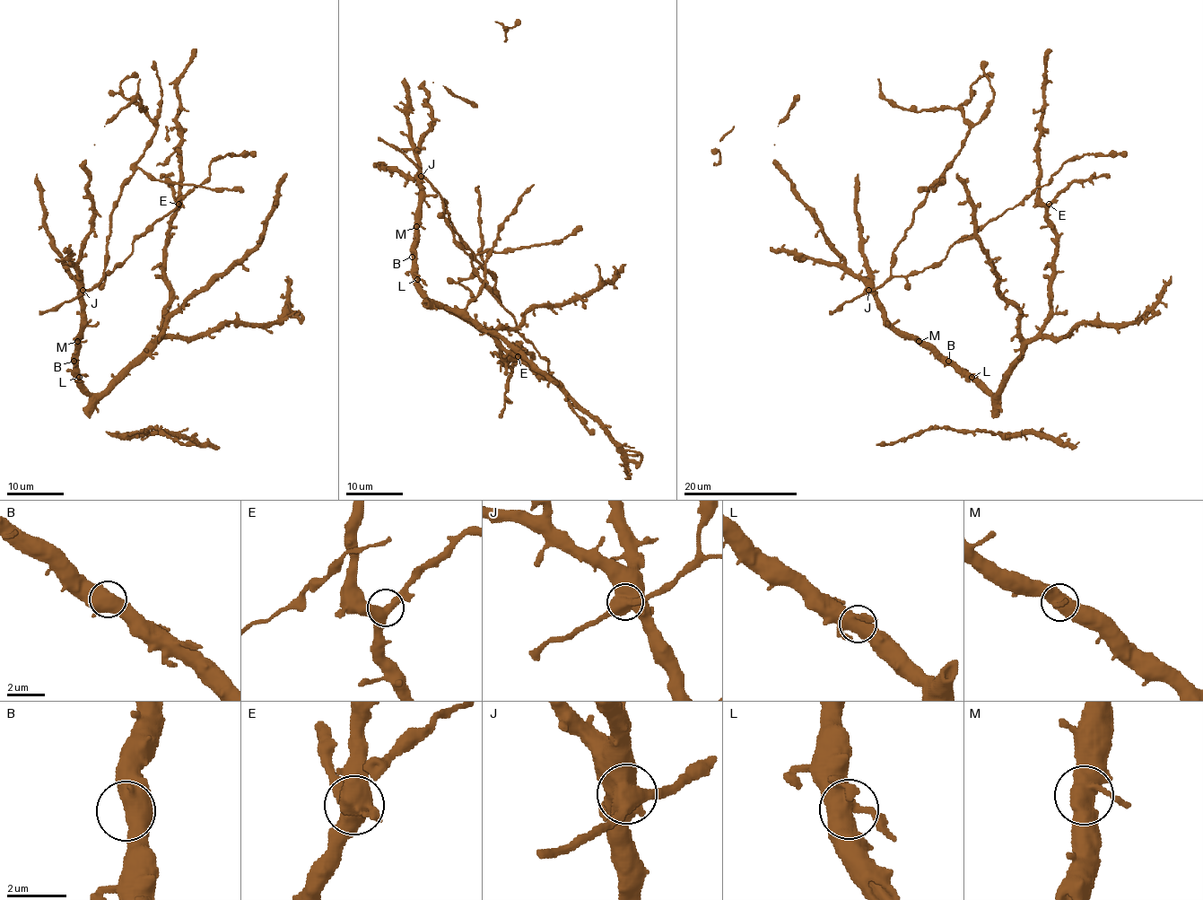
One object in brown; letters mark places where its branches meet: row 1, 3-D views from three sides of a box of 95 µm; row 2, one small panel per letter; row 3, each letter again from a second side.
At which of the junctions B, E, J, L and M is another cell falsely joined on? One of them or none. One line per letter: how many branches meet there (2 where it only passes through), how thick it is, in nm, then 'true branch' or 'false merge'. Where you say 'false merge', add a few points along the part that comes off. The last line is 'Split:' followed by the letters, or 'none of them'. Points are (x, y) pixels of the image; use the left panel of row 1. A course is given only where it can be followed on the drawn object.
B: 2 branches meet; 600 nm thick; true branch
E: 3 branches meet; 420 nm thick; true branch
J: 3 branches meet; 600 nm thick; true branch
L: 3 branches meet; 600 nm thick; true branch
M: 3 branches meet; 600 nm thick; true branch
Split: none of them

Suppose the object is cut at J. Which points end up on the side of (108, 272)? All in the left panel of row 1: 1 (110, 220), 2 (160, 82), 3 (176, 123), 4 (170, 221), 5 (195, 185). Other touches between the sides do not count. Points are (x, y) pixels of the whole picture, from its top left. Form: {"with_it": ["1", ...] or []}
{"with_it": ["1", "2", "5"]}

